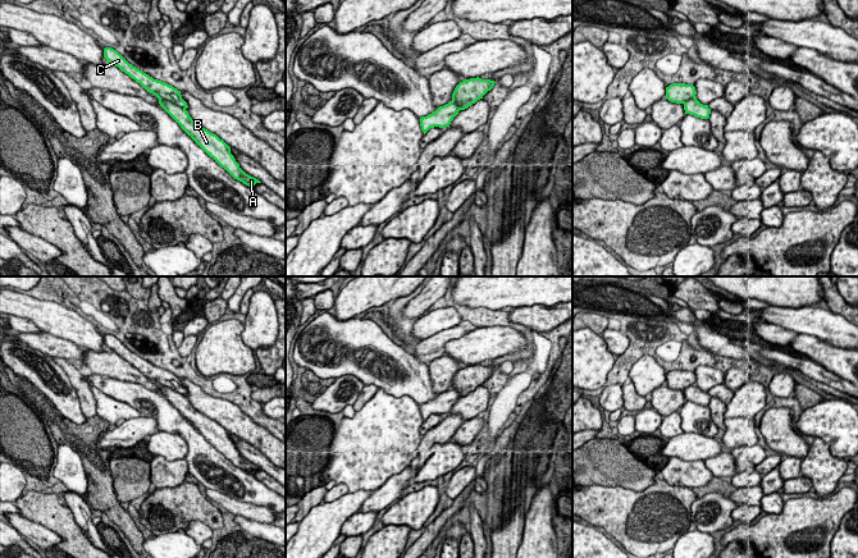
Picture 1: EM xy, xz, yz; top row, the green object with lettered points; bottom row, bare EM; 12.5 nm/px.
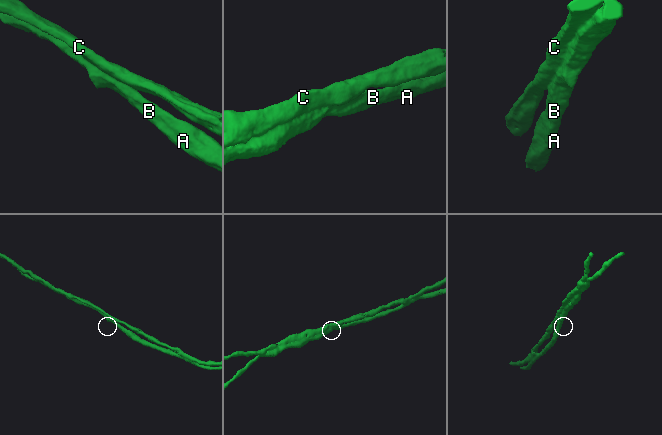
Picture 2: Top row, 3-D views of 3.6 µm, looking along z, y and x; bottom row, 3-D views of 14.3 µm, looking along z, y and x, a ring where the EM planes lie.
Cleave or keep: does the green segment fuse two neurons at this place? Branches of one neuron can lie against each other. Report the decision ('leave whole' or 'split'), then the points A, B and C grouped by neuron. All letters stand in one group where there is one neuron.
split | A B / C

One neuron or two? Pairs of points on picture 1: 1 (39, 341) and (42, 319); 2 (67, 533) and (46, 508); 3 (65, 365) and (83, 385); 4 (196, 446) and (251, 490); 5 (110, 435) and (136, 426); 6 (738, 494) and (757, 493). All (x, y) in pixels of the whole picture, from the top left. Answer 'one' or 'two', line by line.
1: two
2: one
3: one
4: one
5: one
6: one

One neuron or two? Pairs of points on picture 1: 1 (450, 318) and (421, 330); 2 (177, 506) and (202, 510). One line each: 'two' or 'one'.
1: one
2: one

